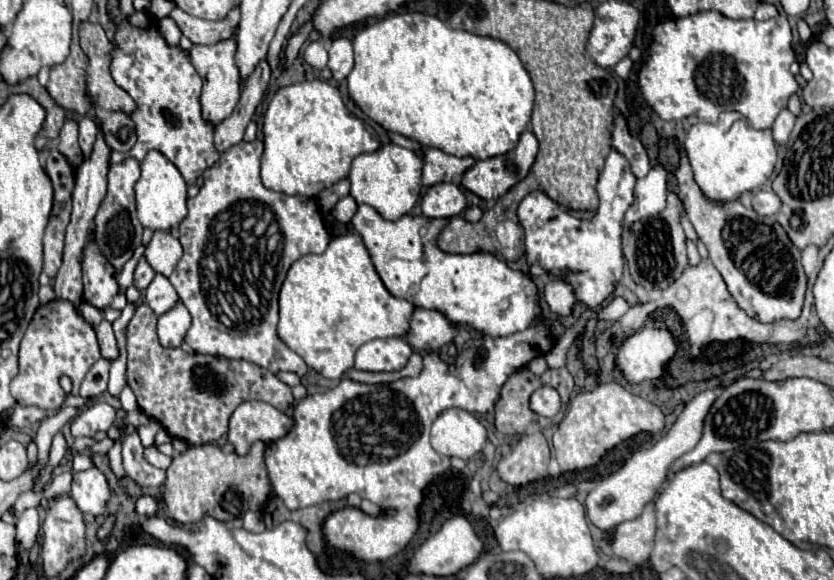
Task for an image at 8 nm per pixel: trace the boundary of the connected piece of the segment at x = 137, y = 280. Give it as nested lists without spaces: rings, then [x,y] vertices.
[[[142,256],[142,258],[138,260],[138,264],[136,264],[136,270],[134,270],[134,286],[136,286],[138,290],[144,290],[144,288],[152,282],[154,274],[156,274],[156,272],[150,268],[150,264],[146,262],[146,258]]]

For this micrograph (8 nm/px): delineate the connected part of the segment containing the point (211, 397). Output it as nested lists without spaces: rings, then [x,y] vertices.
[[[148,304],[136,306],[134,318],[128,324],[128,372],[126,372],[126,382],[134,390],[138,398],[138,406],[144,410],[146,416],[156,418],[170,436],[182,438],[188,444],[200,446],[200,444],[210,444],[216,442],[220,436],[228,432],[228,420],[232,412],[236,410],[238,404],[246,400],[262,400],[272,404],[274,408],[288,412],[292,410],[294,396],[290,386],[286,386],[282,380],[278,380],[270,370],[260,368],[252,362],[236,362],[236,368],[232,366],[230,360],[220,358],[220,356],[202,356],[194,352],[184,352],[182,348],[162,348],[156,336],[156,322],[158,316],[152,312]]]

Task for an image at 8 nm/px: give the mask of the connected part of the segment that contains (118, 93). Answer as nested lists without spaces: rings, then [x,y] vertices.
[[[80,22],[80,48],[86,52],[86,94],[94,100],[94,106],[102,110],[120,110],[132,114],[134,100],[114,84],[110,78],[110,50],[114,44],[106,38],[104,30],[96,22]]]

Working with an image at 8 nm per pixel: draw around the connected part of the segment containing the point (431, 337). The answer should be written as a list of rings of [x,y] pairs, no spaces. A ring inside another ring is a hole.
[[[416,308],[410,318],[410,332],[402,336],[418,352],[436,352],[444,344],[450,344],[456,336],[456,328],[436,310]]]

